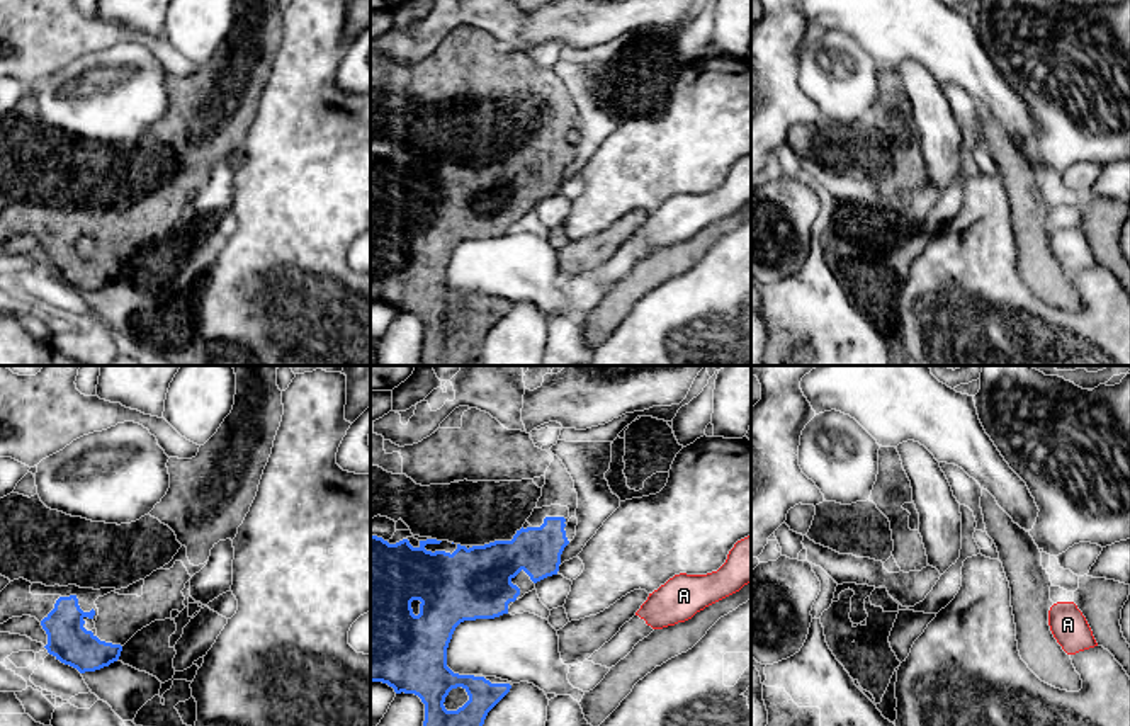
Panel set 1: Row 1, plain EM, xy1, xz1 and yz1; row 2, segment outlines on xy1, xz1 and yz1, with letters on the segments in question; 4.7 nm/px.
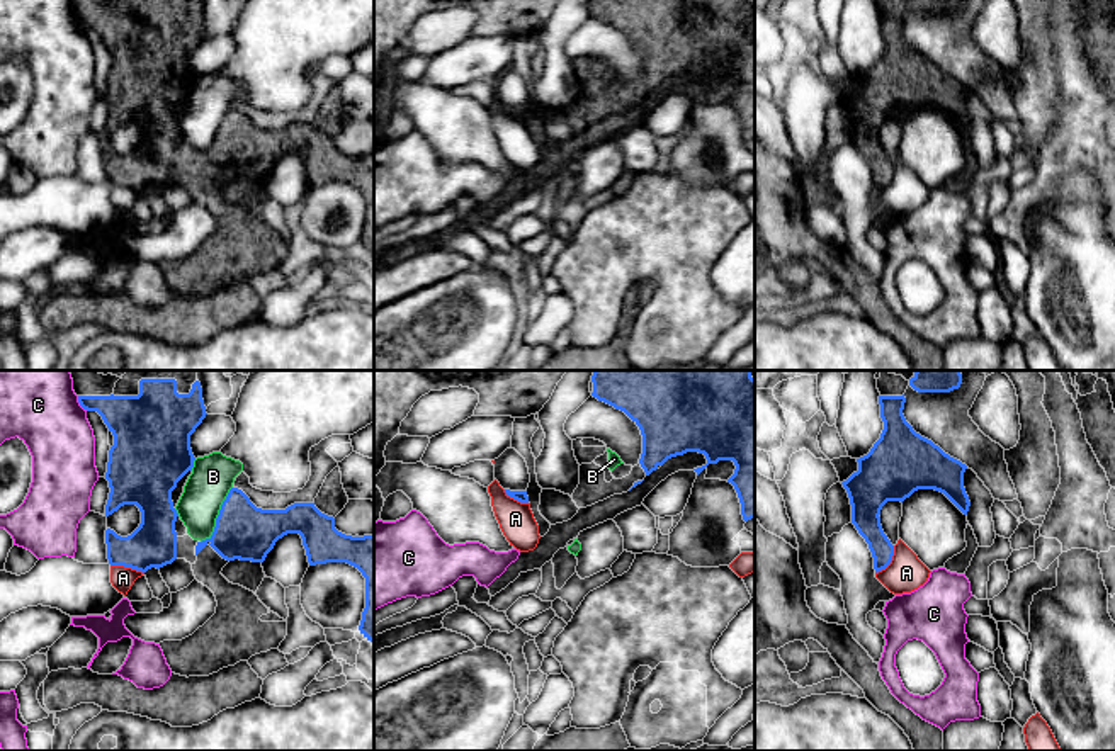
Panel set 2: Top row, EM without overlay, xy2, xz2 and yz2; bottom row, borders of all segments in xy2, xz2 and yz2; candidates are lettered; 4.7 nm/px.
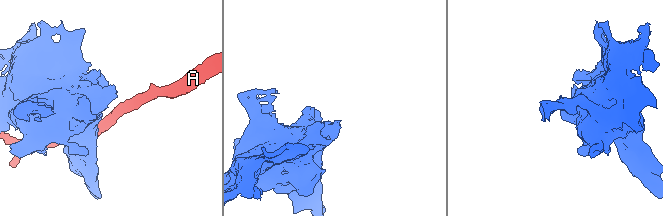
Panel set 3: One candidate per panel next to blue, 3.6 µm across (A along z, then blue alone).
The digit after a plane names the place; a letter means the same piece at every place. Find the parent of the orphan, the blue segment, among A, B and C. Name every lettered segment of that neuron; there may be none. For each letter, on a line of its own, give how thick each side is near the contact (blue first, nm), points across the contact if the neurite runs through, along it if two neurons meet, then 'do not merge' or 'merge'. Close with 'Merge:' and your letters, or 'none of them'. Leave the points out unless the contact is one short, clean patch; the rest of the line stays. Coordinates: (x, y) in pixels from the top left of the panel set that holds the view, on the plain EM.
A: 220 nm thick on the blue side, 110 nm on the other; border along xy2 (111, 184), (135, 187), (143, 192); do not merge
B: 260 nm thick on the blue side, 200 nm on the other; do not merge
C: 220 nm thick on the blue side, 320 nm on the other; do not merge
Merge: none of them

